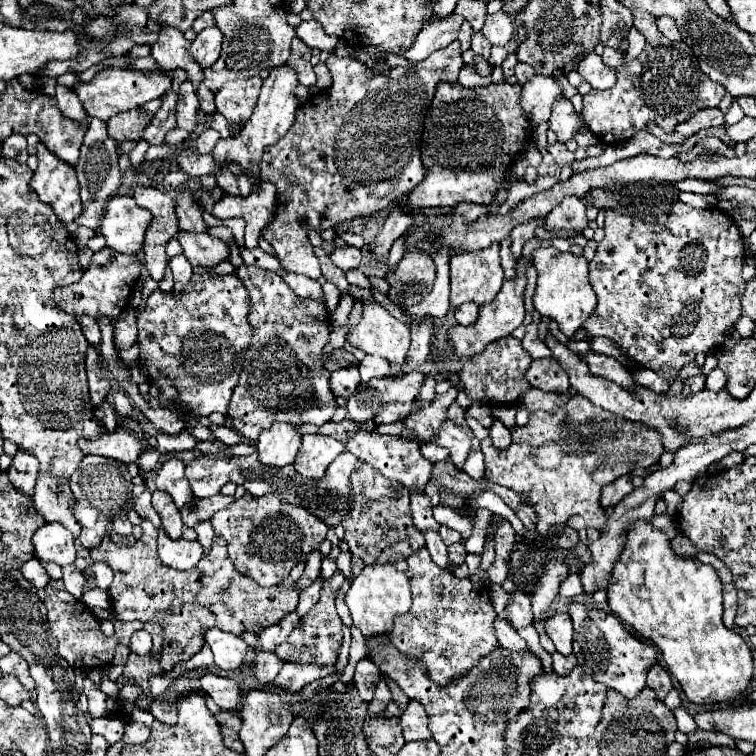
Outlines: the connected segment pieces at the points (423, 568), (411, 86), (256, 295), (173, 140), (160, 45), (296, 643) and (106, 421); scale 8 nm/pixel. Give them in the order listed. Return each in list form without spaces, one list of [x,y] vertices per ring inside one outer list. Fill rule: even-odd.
[[[426,547],[410,555],[406,563],[406,575],[412,585],[412,607],[404,615],[394,617],[390,641],[400,653],[424,659],[430,677],[438,685],[446,685],[452,677],[466,673],[478,665],[484,655],[498,647],[492,627],[496,611],[490,603],[488,587],[474,585],[470,579],[458,579],[452,573],[446,573],[446,569],[434,565]],[[414,565],[420,567],[414,569]]]
[[[452,41],[448,47],[444,49],[438,49],[434,51],[430,57],[426,57],[424,61],[418,61],[416,65],[412,67],[394,67],[390,71],[390,75],[382,75],[382,73],[374,73],[372,69],[368,69],[362,61],[358,59],[342,59],[342,57],[334,57],[330,55],[328,61],[326,61],[330,73],[332,73],[332,87],[308,97],[308,101],[304,101],[298,111],[296,111],[296,121],[294,121],[294,127],[286,133],[286,137],[280,137],[280,141],[276,141],[274,145],[270,145],[270,149],[266,149],[266,153],[262,155],[262,161],[260,161],[260,175],[258,179],[260,181],[270,181],[276,185],[278,189],[278,207],[276,207],[276,215],[274,215],[274,221],[270,225],[266,225],[262,229],[262,239],[266,239],[274,249],[276,249],[276,259],[282,263],[282,267],[288,271],[288,273],[302,273],[310,279],[318,279],[320,277],[320,261],[318,257],[314,255],[314,247],[310,245],[310,239],[308,239],[308,233],[310,231],[316,231],[316,233],[322,233],[324,229],[328,227],[338,227],[340,223],[348,221],[348,219],[354,219],[354,217],[370,217],[370,215],[376,215],[380,213],[382,209],[394,205],[396,199],[402,199],[406,193],[410,193],[426,175],[426,169],[420,161],[420,143],[414,145],[412,139],[416,137],[416,127],[414,123],[420,123],[420,137],[422,137],[422,123],[424,123],[424,117],[426,117],[426,109],[430,107],[430,101],[434,97],[434,91],[436,91],[436,85],[440,81],[450,81],[454,83],[458,79],[458,71],[462,67],[462,53],[460,53],[460,43],[458,41]]]
[[[240,265],[236,275],[244,281],[248,293],[250,293],[250,325],[254,327],[252,341],[246,349],[246,361],[244,369],[240,373],[240,381],[236,385],[236,391],[230,401],[228,417],[232,419],[234,429],[238,429],[248,439],[256,439],[266,427],[270,427],[276,421],[286,421],[294,425],[314,423],[322,425],[332,419],[336,409],[336,397],[330,391],[330,373],[322,365],[322,347],[328,343],[330,333],[330,321],[328,311],[320,301],[314,299],[302,299],[282,281],[280,275],[274,271],[254,267],[254,265]]]
[[[174,128],[165,135],[164,142],[170,143],[170,145],[179,145],[184,140],[186,140],[188,136],[189,133],[187,131],[184,131],[179,128]]]
[[[174,27],[160,29],[158,41],[152,45],[152,57],[162,69],[186,69],[194,87],[198,87],[204,79],[202,67],[196,65],[194,57],[190,57],[190,41]]]
[[[336,571],[330,579],[324,581],[322,591],[320,591],[320,599],[314,605],[314,609],[310,609],[310,613],[306,613],[302,617],[302,623],[298,625],[298,629],[294,629],[292,635],[282,645],[278,645],[276,655],[280,659],[296,661],[296,663],[318,663],[318,665],[330,665],[336,661],[340,641],[342,641],[342,621],[336,613],[334,597],[336,597],[336,591],[342,585],[342,581],[344,581],[344,575],[340,571]]]
[[[104,401],[100,407],[94,409],[94,417],[102,423],[102,427],[104,427],[108,433],[116,431],[118,419],[116,419],[116,413],[114,413],[114,409],[112,409],[112,405],[110,405],[108,401]]]

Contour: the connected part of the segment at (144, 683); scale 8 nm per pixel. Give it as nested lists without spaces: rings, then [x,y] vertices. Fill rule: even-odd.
[[[132,623],[134,629],[146,629],[150,631],[150,635],[156,639],[154,651],[146,653],[146,655],[136,655],[130,653],[128,661],[124,665],[122,671],[122,681],[130,683],[130,685],[138,685],[144,695],[150,695],[150,685],[148,679],[152,675],[162,675],[162,667],[160,667],[160,651],[162,651],[162,627],[154,625],[154,623]]]

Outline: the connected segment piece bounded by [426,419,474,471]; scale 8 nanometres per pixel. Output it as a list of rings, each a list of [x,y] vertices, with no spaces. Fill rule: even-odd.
[[[446,419],[440,427],[440,431],[428,439],[426,443],[440,443],[446,449],[450,449],[450,459],[452,463],[458,465],[458,469],[462,471],[466,457],[470,453],[470,443],[474,439],[474,433],[468,425],[454,425],[450,419]]]

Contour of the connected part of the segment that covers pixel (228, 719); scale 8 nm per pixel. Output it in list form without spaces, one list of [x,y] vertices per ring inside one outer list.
[[[222,711],[222,713],[216,713],[216,721],[222,723],[222,733],[224,733],[224,743],[234,749],[234,751],[244,751],[240,739],[238,739],[238,729],[240,729],[240,719],[232,713],[232,711]]]

